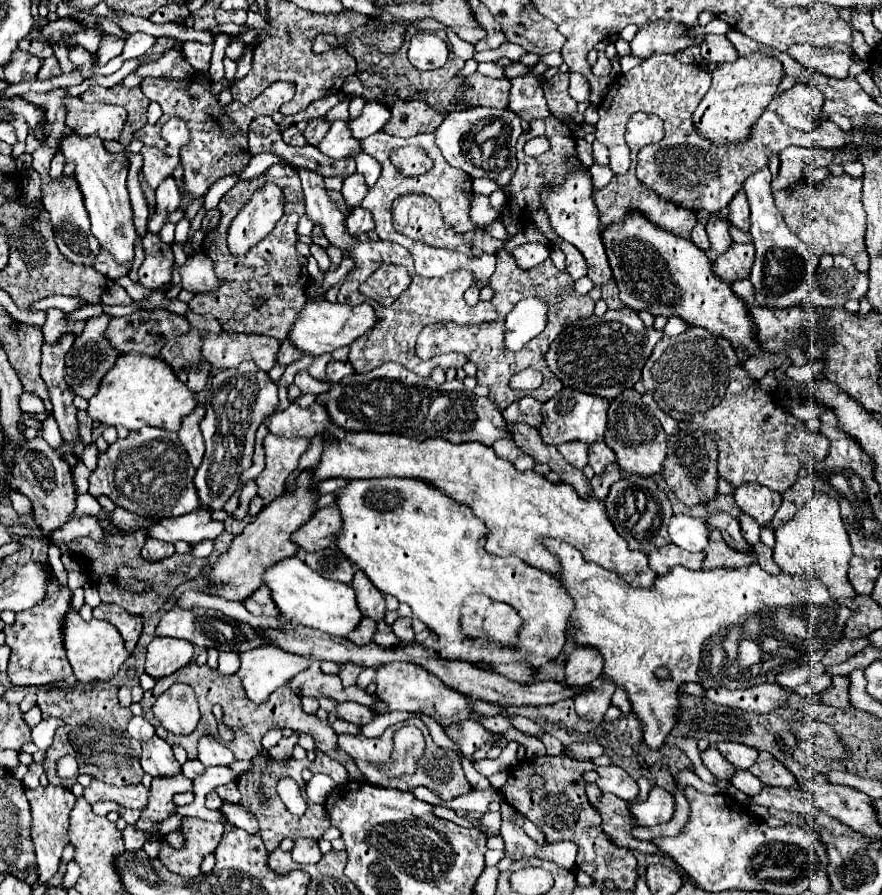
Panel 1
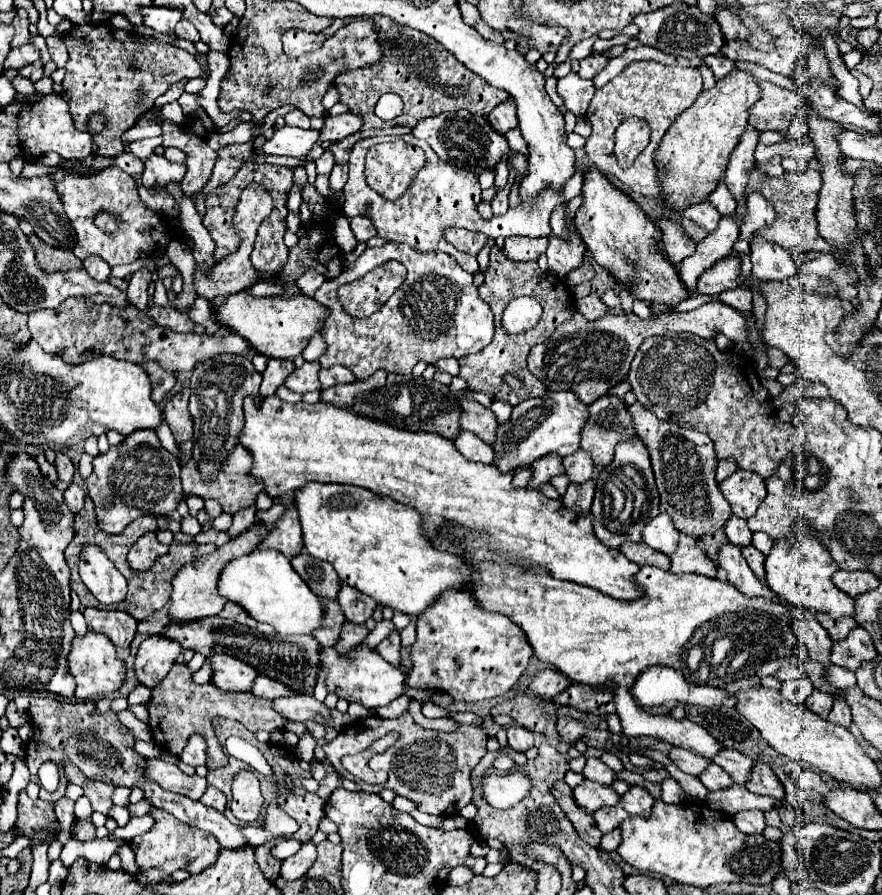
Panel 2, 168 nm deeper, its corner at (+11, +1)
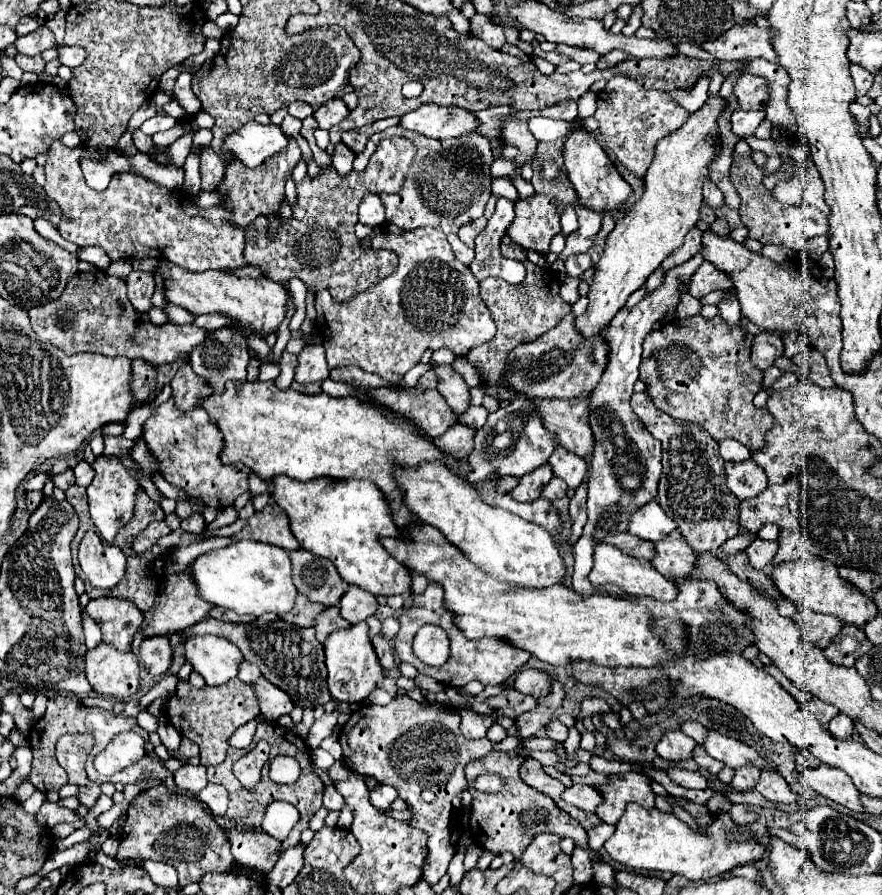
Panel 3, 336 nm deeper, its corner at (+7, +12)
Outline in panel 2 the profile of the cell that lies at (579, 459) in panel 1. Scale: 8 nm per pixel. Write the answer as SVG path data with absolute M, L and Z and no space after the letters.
M546 455L544 459L540 459L540 463L536 463L536 467L532 467L532 479L528 483L528 489L540 491L544 483L560 473L564 473L564 467L560 467L560 459L556 459L556 455Z

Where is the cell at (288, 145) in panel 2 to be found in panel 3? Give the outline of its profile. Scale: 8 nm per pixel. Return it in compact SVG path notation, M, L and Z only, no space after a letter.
M252 120L244 124L238 132L230 134L222 150L230 150L234 158L242 160L250 168L256 168L272 154L282 152L286 144L288 144L288 136L284 134L282 126L276 124L262 126Z

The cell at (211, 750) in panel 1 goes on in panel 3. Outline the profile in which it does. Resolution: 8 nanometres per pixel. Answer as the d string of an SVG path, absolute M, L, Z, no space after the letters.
M182 738L182 744L180 744L180 750L178 750L178 758L192 758L192 756L198 756L198 752L200 752L200 748L198 748L198 744L194 744L192 740L188 740L188 738Z

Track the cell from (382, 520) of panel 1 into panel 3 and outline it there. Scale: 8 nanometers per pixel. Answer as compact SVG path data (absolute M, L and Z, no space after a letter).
M276 476L274 480L274 500L284 508L284 512L290 518L292 534L300 542L304 550L310 550L316 556L328 558L334 562L338 574L348 582L356 584L374 596L408 596L412 592L412 572L404 568L404 564L396 564L388 552L384 552L384 546L380 544L382 538L400 536L400 528L392 520L392 512L388 508L388 502L384 500L382 492L374 488L370 480L332 480L328 476L318 476L310 482L298 482L288 476Z

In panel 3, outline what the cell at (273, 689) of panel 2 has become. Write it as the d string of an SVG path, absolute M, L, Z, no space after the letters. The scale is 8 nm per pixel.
M244 660L244 664L240 664L240 676L238 678L246 684L254 684L258 678L262 678L262 672L260 672L260 668L256 668L254 664Z

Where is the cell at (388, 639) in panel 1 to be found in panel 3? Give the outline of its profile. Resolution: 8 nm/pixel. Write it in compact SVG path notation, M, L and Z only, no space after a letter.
M332 606L328 608L326 612L322 612L318 618L316 618L316 638L320 642L324 642L334 630L340 630L340 628L350 628L346 624L346 620L340 616L340 608L338 606Z

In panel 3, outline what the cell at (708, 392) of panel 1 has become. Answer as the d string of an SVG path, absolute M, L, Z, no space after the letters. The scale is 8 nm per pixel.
M700 314L666 324L662 330L652 330L644 338L644 354L640 364L640 380L646 384L652 402L668 412L672 418L688 420L706 428L714 440L734 438L748 446L752 452L764 448L764 436L772 430L772 414L766 408L754 406L754 396L762 388L762 370L758 370L750 360L750 344L752 334L748 334L742 326L728 326L720 316L704 318Z

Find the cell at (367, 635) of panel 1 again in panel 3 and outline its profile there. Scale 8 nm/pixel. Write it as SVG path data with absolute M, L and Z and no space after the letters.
M300 594L300 596L296 598L296 606L294 606L294 610L288 612L288 614L284 614L282 618L284 618L286 622L296 624L296 626L308 628L308 626L314 626L316 616L318 616L320 612L324 612L324 610L326 610L326 608L324 608L322 604L312 604L312 602L308 600L308 596Z

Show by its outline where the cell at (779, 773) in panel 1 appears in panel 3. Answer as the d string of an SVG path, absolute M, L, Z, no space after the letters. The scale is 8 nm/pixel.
M778 770L764 772L756 784L756 790L770 802L784 802L792 804L798 800L798 796L790 790L788 782L778 774Z

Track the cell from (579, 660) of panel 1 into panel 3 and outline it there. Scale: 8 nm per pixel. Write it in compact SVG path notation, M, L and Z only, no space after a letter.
M526 668L516 676L514 688L522 694L530 694L534 698L544 698L548 692L552 692L552 678L544 670Z

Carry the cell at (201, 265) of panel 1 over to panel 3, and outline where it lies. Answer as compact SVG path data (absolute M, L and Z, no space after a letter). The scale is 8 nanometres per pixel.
M394 136L394 138L384 138L380 140L376 152L368 162L368 168L364 172L350 172L348 176L338 176L336 170L324 170L320 172L314 180L306 178L306 188L298 188L298 204L294 206L294 218L290 224L282 222L280 230L274 240L266 238L266 226L268 220L264 216L258 216L248 228L246 228L246 248L244 248L244 258L248 266L260 268L264 278L270 278L274 282L288 282L290 278L300 278L306 282L306 286L314 286L316 290L328 288L336 304L344 304L352 298L356 298L360 292L366 292L376 280L382 280L384 276L390 276L398 268L398 256L388 250L362 250L358 238L354 236L354 226L358 222L358 204L362 198L374 190L386 190L388 194L400 192L406 180L406 172L410 164L414 162L416 156L416 146L412 140Z

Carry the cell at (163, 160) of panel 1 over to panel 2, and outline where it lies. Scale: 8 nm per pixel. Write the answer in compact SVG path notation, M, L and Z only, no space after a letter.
M150 137L150 139L140 139L140 141L134 141L130 143L130 151L134 155L138 155L142 161L154 153L154 149L162 145L162 137Z

